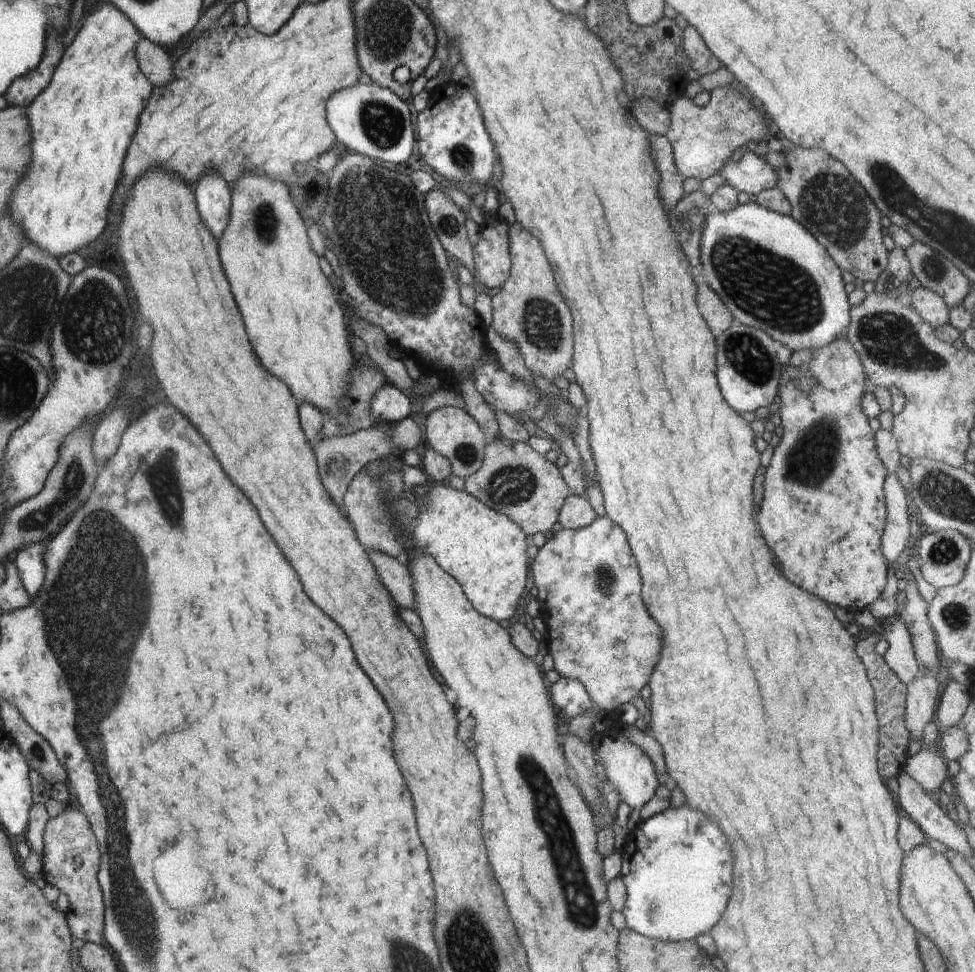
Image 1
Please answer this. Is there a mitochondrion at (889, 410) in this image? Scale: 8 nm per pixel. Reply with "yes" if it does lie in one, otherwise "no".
no

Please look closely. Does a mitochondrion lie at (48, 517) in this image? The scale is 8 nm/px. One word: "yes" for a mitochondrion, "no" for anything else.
yes

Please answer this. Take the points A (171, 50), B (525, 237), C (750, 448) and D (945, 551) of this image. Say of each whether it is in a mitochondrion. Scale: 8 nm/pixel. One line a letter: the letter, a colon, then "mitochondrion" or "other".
A: other
B: other
C: other
D: mitochondrion

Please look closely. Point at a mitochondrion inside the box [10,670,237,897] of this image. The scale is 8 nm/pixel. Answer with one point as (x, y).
(37, 754)

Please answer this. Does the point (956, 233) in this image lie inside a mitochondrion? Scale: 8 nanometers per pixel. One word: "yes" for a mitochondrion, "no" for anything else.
yes

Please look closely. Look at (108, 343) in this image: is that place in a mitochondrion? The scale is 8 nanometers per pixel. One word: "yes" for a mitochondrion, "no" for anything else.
yes

